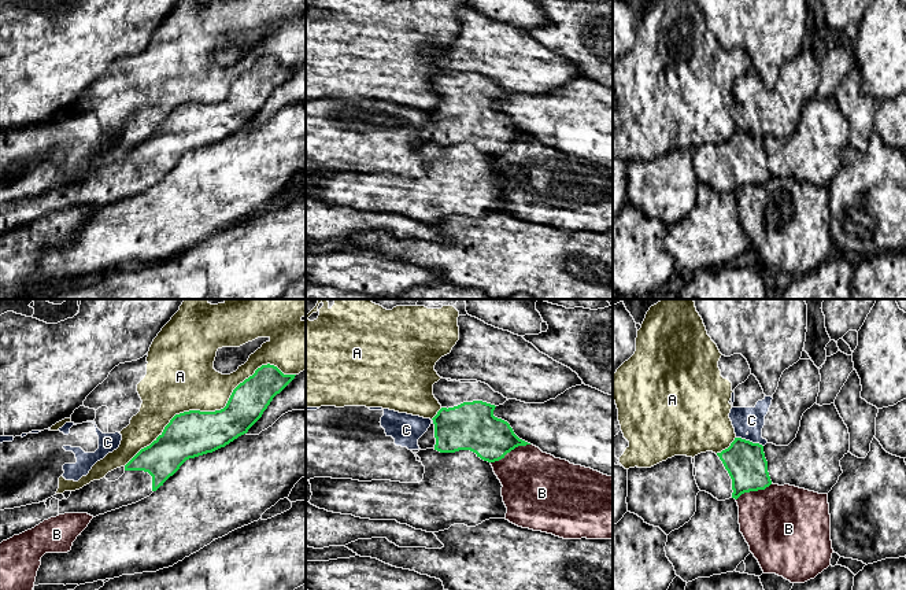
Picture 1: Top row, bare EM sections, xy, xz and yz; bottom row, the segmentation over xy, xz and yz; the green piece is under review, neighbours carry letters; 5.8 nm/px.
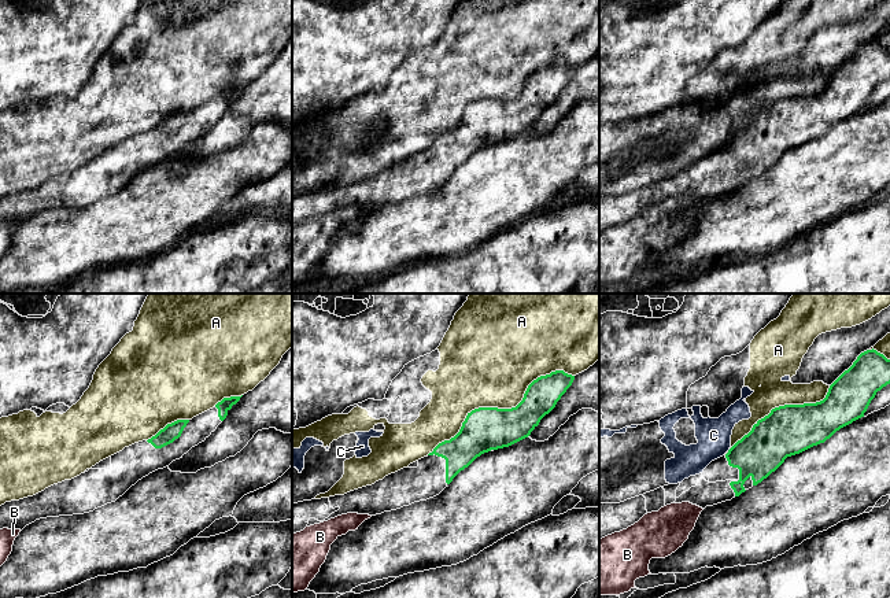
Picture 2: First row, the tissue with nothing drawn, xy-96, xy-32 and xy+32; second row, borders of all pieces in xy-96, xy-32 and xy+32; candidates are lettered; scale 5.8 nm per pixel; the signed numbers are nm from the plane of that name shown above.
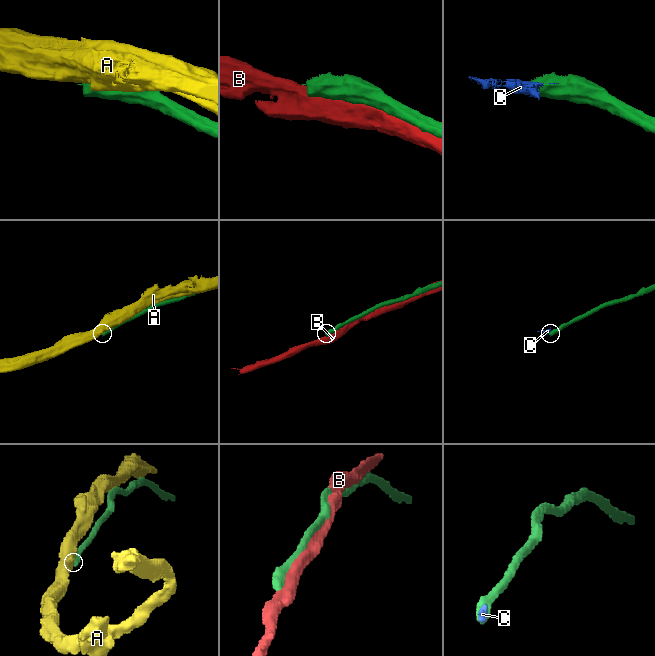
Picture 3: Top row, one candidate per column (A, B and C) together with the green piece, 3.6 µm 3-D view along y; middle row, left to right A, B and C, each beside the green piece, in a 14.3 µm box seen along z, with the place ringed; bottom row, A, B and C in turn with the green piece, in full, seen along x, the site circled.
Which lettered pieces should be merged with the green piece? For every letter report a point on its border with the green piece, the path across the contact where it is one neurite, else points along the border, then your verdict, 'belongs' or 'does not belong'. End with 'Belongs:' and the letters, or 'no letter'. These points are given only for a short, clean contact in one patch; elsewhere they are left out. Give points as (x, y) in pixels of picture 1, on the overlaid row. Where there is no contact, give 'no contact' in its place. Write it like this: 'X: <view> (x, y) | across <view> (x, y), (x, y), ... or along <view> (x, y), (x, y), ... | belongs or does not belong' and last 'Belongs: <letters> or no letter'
A: xy (211, 412) | does not belong
B: xz (510, 450) | does not belong
C: yz (749, 441) | along yz (736, 437), (762, 446) | does not belong
Belongs: no letter

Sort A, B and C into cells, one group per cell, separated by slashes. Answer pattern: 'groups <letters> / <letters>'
groups A / B / C

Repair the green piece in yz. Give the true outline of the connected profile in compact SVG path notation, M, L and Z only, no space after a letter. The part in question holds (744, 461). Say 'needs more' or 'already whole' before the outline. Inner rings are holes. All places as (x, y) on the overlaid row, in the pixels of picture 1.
needs more; M735 438L721 453L706 451L694 458L699 490L718 501L737 499L744 493L765 490L772 484L759 443Z

